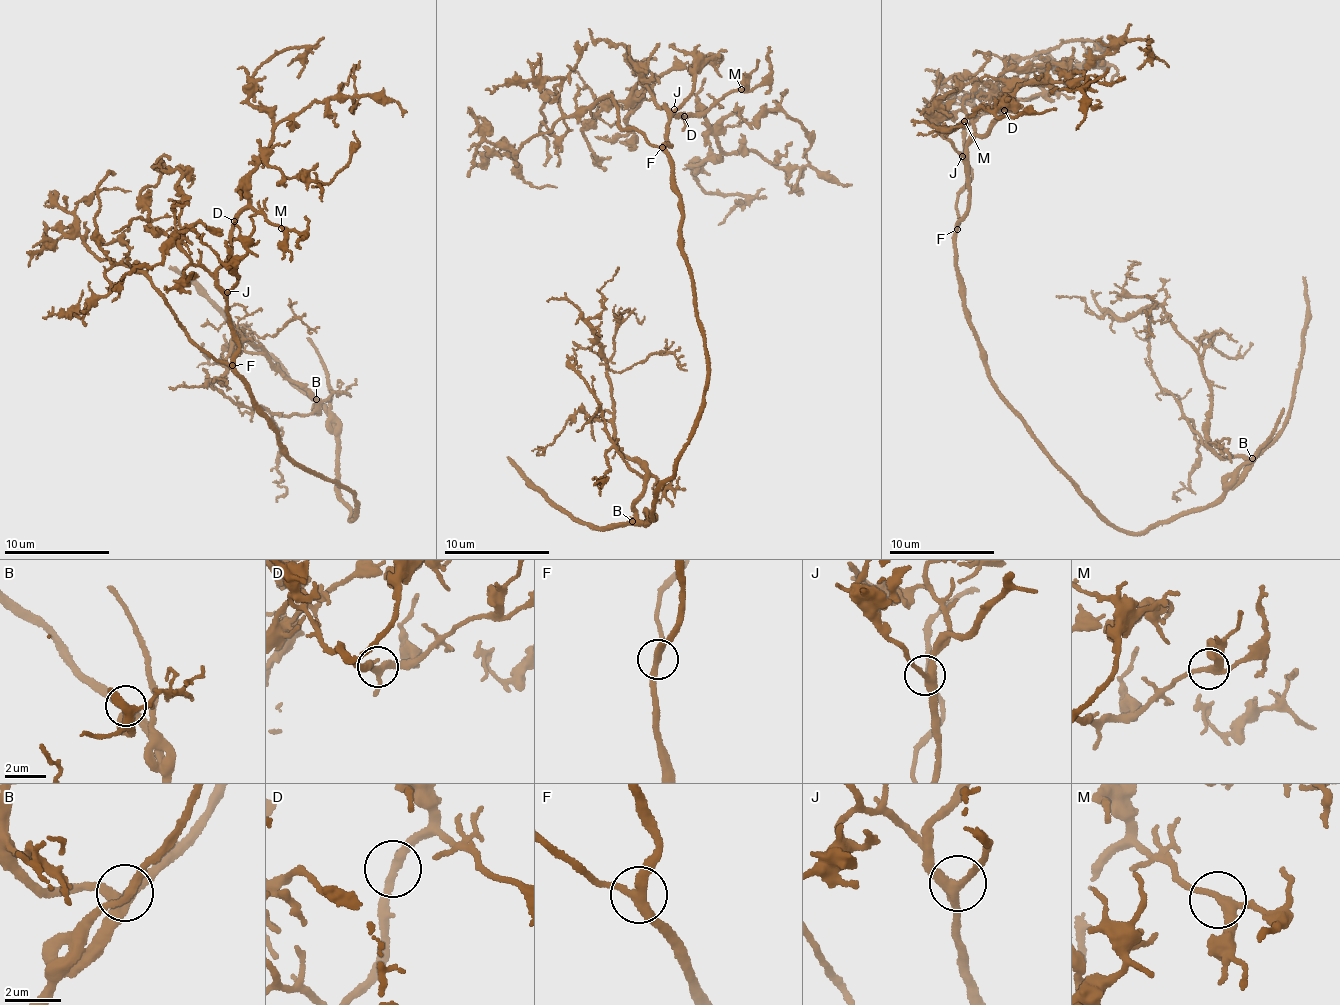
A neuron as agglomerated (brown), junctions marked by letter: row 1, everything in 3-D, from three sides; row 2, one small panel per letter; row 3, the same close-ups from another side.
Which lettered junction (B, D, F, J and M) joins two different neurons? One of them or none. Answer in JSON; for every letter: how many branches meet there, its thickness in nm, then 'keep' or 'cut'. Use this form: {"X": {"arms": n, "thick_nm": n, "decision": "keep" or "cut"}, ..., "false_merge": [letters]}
{"B": {"arms": 3, "thick_nm": 340, "decision": "keep"}, "D": {"arms": 3, "thick_nm": 280, "decision": "keep"}, "F": {"arms": 3, "thick_nm": 280, "decision": "keep"}, "J": {"arms": 3, "thick_nm": 320, "decision": "keep"}, "M": {"arms": 3, "thick_nm": 280, "decision": "keep"}, "false_merge": []}

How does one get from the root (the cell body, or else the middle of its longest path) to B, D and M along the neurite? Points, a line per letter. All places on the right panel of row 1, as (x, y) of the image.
B: (1012, 409), (1087, 504), (1111, 524), (1131, 532), (1141, 534), (1174, 517), (1204, 510), (1244, 472), (1252, 458)
D: (1012, 409), (986, 365), (959, 281), (954, 242), (958, 218), (966, 210), (967, 148), (1004, 110)
M: (1012, 409), (986, 365), (954, 242), (966, 210), (967, 148), (1005, 105), (964, 121)

